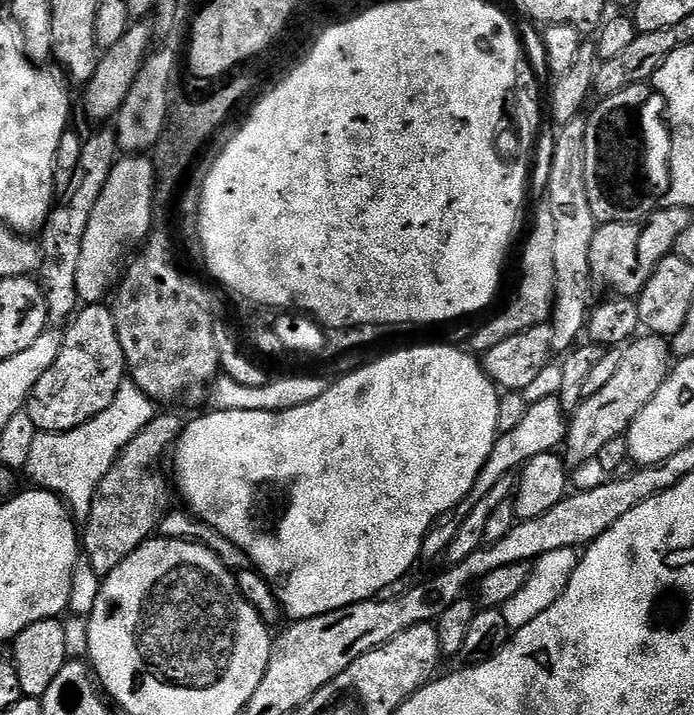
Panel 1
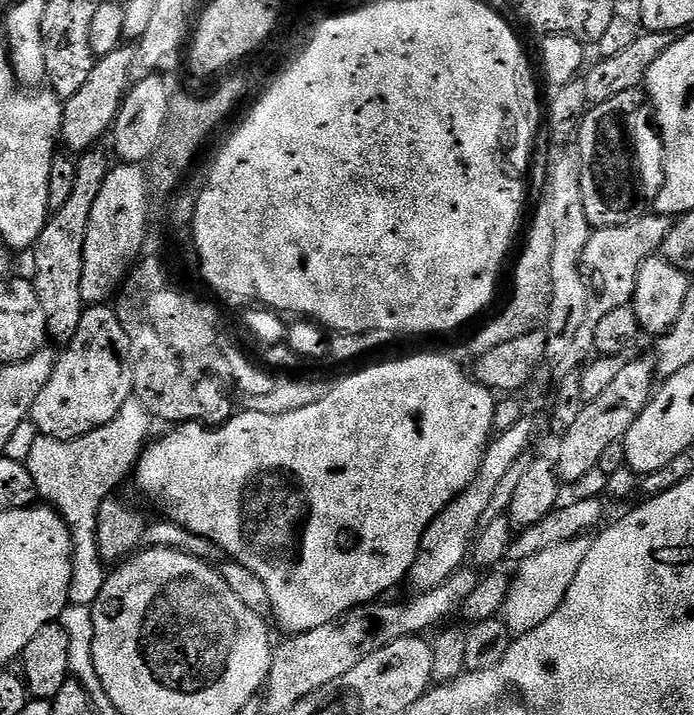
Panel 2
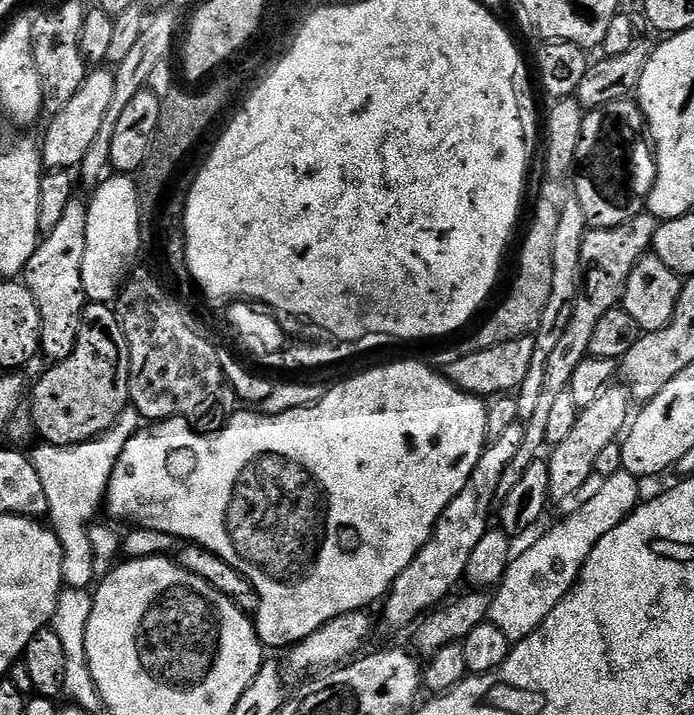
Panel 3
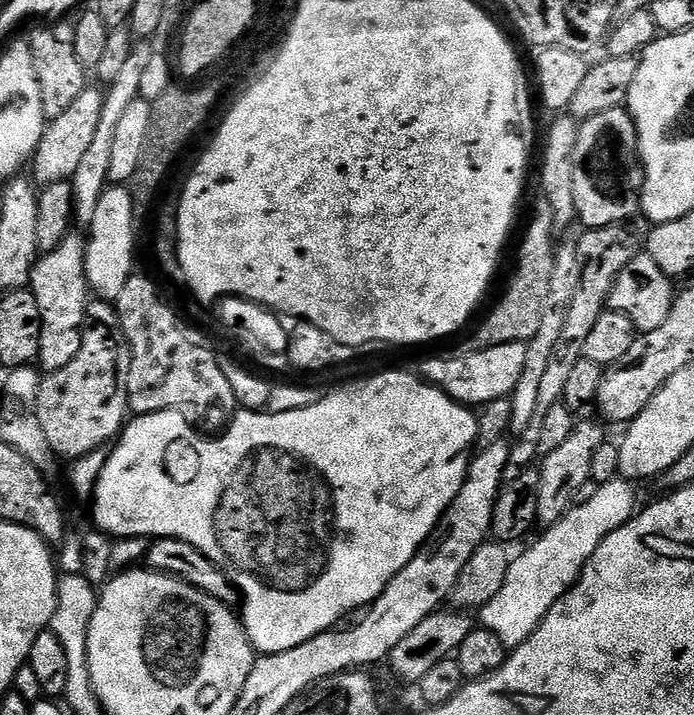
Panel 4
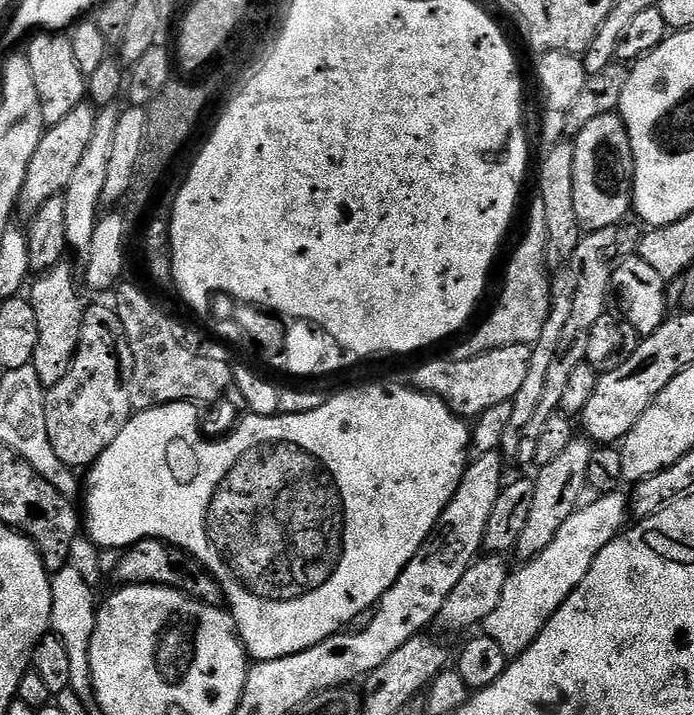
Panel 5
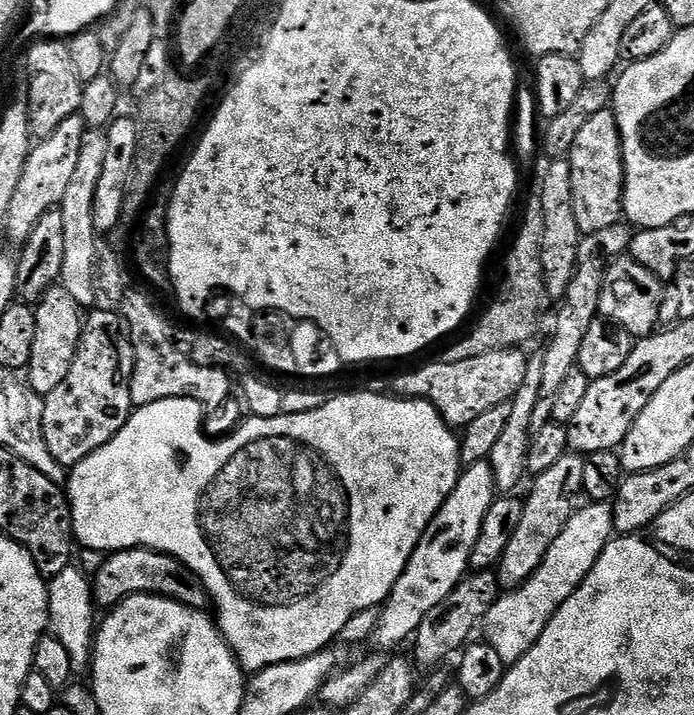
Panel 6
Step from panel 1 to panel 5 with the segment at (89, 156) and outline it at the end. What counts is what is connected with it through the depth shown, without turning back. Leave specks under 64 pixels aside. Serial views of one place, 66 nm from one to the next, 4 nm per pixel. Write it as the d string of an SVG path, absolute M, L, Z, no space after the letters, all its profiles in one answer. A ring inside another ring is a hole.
M68 262L54 265L49 272L39 273L31 281L30 292L31 288L30 299L38 317L38 347L34 350L31 364L44 388L50 389L66 378L66 370L70 370L72 359L76 357L86 304L80 301L80 288Z

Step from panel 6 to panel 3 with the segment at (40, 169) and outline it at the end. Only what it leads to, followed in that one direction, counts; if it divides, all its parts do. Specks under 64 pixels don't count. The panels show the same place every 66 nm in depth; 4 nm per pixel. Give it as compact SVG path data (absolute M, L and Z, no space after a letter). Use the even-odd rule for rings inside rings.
M96 66L89 71L88 77L78 86L74 98L62 106L62 110L54 113L42 139L42 155L44 167L48 170L76 170L79 169L82 158L90 151L90 146L106 119L106 110L114 99L115 71L108 66Z

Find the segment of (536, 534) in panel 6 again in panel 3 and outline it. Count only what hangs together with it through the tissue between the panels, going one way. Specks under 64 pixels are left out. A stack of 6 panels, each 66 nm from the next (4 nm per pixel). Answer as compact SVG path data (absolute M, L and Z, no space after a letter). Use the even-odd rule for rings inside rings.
M609 386L600 395L598 402L580 410L578 422L574 422L570 435L563 442L555 444L551 449L552 456L547 457L550 470L548 495L553 501L568 500L571 496L578 495L583 490L584 483L590 478L593 479L600 451L621 439L622 433L629 427L633 412L632 394L623 386Z

